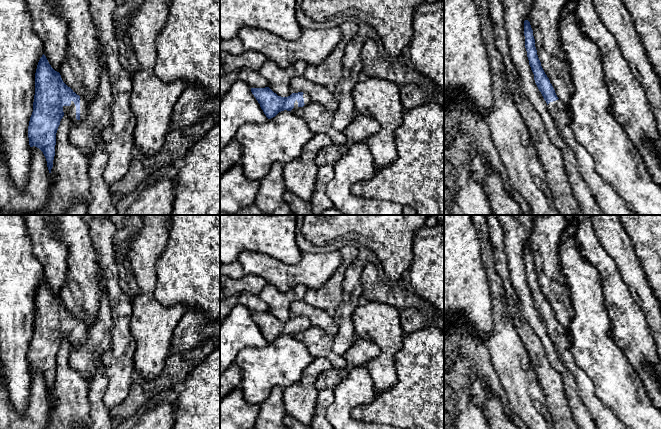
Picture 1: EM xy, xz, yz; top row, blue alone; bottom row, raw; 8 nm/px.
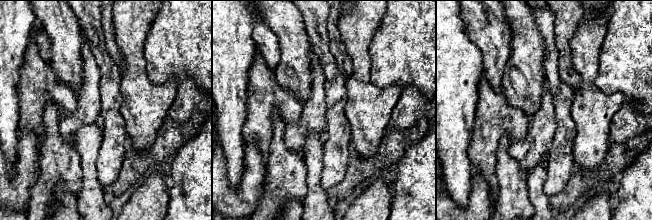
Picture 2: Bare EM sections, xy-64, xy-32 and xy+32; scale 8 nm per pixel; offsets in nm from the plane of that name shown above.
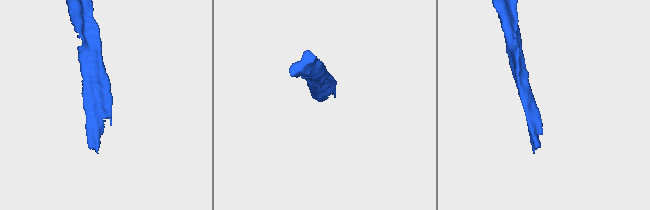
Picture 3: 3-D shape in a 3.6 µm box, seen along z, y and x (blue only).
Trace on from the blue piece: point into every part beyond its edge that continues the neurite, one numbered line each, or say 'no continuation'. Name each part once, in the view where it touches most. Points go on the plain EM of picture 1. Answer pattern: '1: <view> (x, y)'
1: xy (70, 335)

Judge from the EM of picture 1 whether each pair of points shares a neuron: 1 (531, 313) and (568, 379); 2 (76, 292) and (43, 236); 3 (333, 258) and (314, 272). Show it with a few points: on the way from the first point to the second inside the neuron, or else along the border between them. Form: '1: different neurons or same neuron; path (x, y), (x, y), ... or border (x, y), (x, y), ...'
1: same neuron; path (540, 329), (556, 363)
2: different neurons; border (67, 251), (66, 278), (58, 295)
3: same neuron; path (328, 262), (319, 268)

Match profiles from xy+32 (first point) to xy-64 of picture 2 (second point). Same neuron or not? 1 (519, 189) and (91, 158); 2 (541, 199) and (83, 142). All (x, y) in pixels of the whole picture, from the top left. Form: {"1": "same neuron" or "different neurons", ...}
{"1": "different neurons", "2": "same neuron"}

